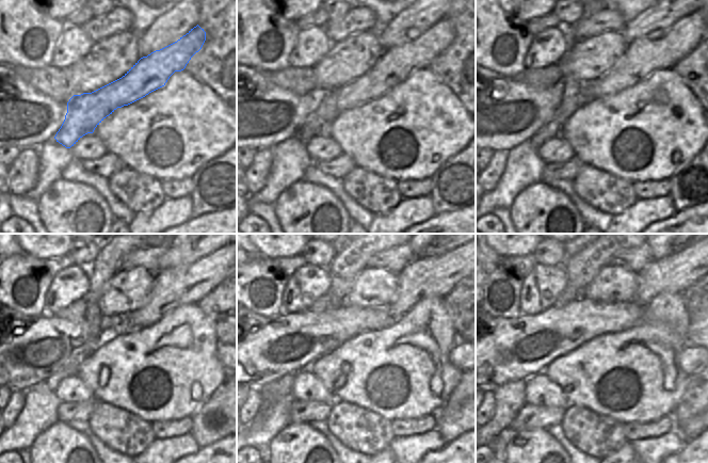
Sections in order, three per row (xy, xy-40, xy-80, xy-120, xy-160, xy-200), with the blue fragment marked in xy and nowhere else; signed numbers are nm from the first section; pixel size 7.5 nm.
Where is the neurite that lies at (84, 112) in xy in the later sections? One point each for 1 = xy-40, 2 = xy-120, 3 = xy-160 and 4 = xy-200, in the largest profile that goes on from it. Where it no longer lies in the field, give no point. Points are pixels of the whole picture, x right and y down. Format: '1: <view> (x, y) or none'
1: xy-40 (397, 63)
2: xy-120 (188, 284)
3: xy-160 (423, 277)
4: xy-200 (676, 273)

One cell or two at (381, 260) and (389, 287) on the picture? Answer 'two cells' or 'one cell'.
two cells

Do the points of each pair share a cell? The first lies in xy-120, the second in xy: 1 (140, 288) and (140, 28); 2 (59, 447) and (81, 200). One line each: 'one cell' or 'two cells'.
1: two cells
2: one cell

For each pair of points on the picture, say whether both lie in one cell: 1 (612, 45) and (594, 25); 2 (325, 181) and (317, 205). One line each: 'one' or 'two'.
1: two
2: two

